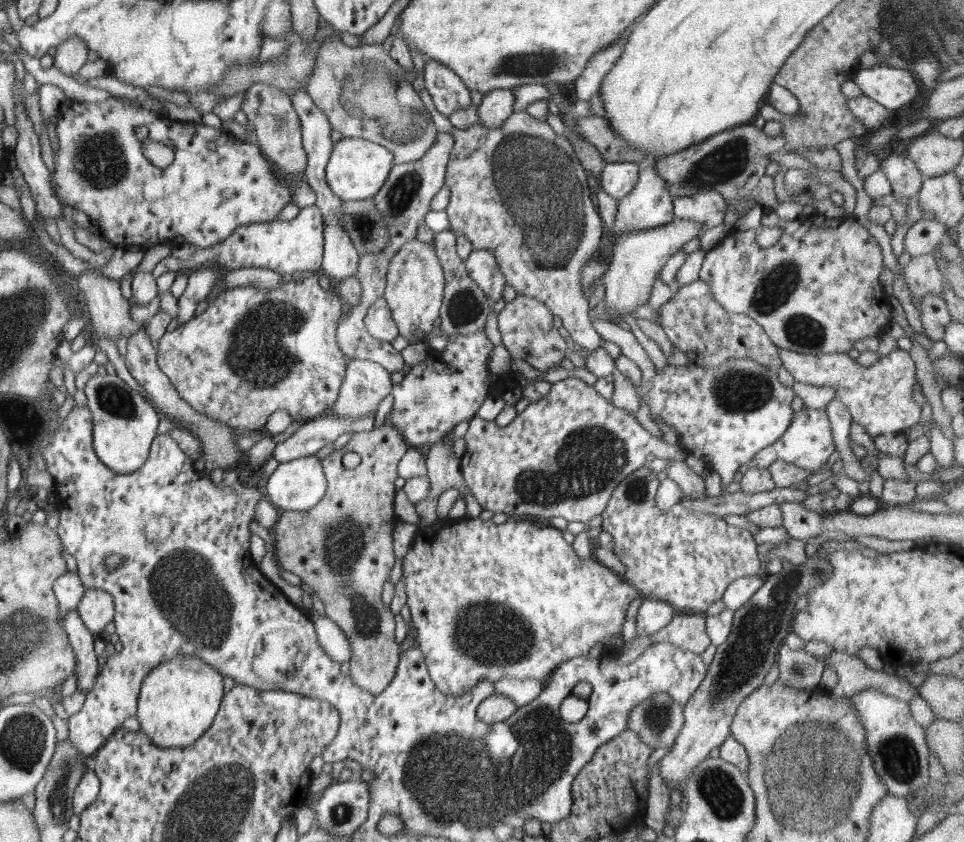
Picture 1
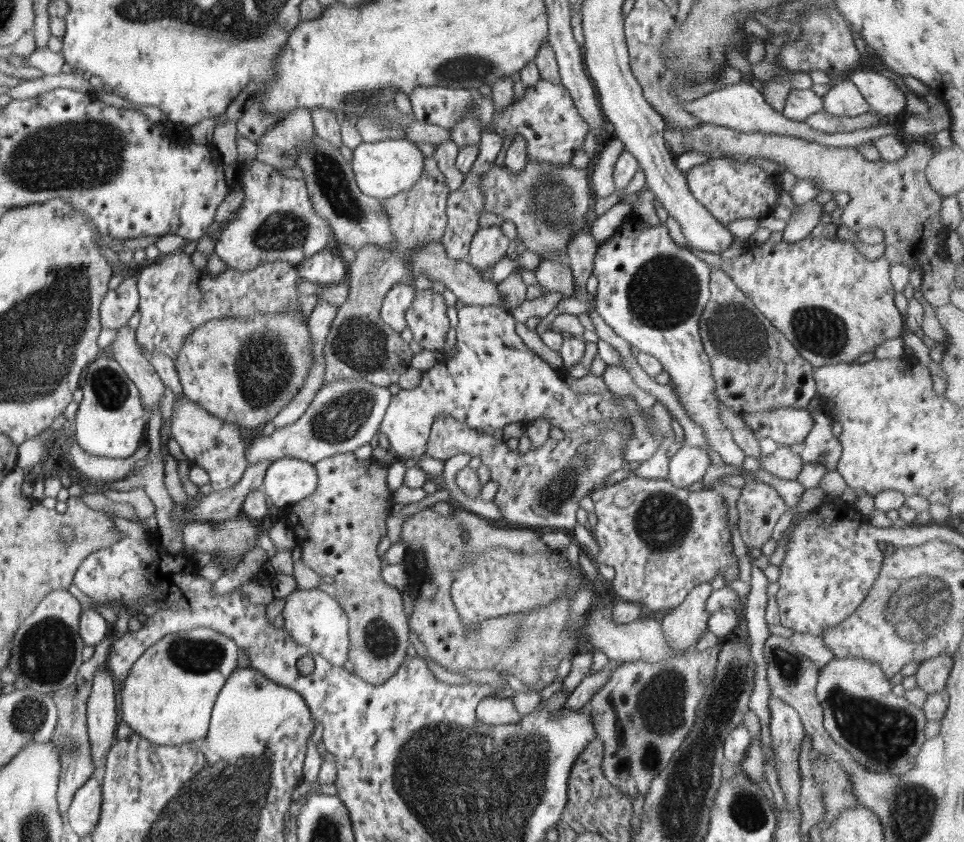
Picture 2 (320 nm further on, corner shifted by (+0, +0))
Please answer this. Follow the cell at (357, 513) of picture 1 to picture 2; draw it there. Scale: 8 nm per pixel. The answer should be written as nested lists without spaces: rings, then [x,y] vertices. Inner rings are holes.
[[[354,453],[335,454],[320,460],[313,465],[318,476],[317,489],[304,500],[285,508],[288,518],[285,523],[293,530],[302,549],[301,559],[322,577],[318,588],[330,593],[349,618],[349,660],[354,664],[354,674],[373,685],[382,684],[396,674],[407,657],[409,645],[409,618],[404,612],[401,592],[382,580],[381,568],[384,564],[376,551],[380,538],[386,536],[385,520],[394,504],[387,481],[390,465],[396,461],[396,456],[388,463],[374,458],[358,460]]]

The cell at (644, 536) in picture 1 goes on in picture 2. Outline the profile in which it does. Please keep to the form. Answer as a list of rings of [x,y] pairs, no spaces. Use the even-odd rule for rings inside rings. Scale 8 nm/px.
[[[629,477],[622,482],[609,483],[605,487],[596,490],[596,492],[590,494],[591,499],[594,502],[596,518],[598,518],[597,524],[592,528],[592,537],[598,542],[600,550],[598,554],[593,558],[593,562],[596,564],[606,564],[606,566],[612,566],[615,570],[615,577],[609,584],[613,584],[613,587],[607,587],[619,600],[634,601],[647,613],[656,612],[658,610],[673,610],[684,602],[684,599],[688,596],[688,593],[698,585],[705,582],[711,582],[717,574],[723,574],[727,584],[734,584],[739,579],[739,570],[737,558],[733,553],[731,532],[728,529],[728,505],[722,493],[716,488],[703,488],[700,491],[688,491],[686,488],[680,488],[674,486],[670,481],[665,479],[644,479],[642,477]]]

